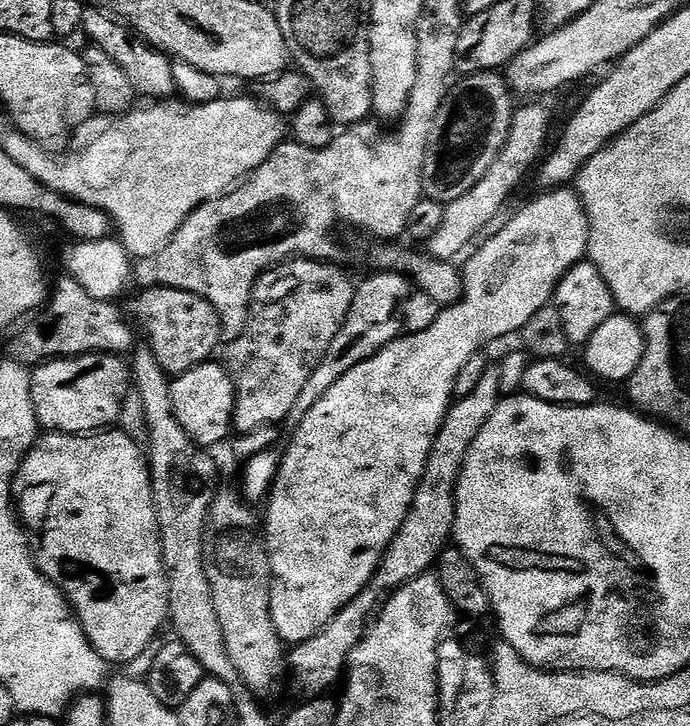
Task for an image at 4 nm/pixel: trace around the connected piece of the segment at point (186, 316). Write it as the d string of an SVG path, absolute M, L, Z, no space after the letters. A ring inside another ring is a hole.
M155 286L156 288L148 288L144 293L141 294L140 297L136 300L136 320L135 323L138 325L140 323L140 328L144 331L144 336L146 339L147 347L152 349L152 353L154 354L154 358L158 358L158 366L162 366L162 370L167 372L169 377L175 378L177 376L182 375L184 372L189 372L190 370L194 370L200 364L209 363L213 359L212 356L222 344L222 337L220 334L220 319L218 318L218 310L214 310L214 306L210 306L210 302L206 302L206 298L198 298L198 294L190 294L186 290L174 290L173 288L166 288L163 286Z

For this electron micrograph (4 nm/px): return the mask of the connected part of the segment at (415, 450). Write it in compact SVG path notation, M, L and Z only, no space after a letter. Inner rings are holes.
M568 186L548 190L540 195L544 196L530 201L521 212L514 213L505 222L504 228L497 227L495 229L497 232L493 231L487 237L489 240L484 245L481 243L475 249L477 252L465 264L462 264L464 274L464 298L462 300L459 300L454 306L443 309L434 322L434 326L430 326L430 330L401 335L399 338L391 340L381 352L376 353L366 362L354 366L354 370L350 370L342 378L338 378L338 382L334 382L334 386L330 386L330 390L326 390L326 394L322 394L318 406L314 406L314 410L310 410L310 414L306 414L306 418L300 424L295 425L293 432L296 433L293 434L288 449L283 449L280 473L276 475L276 482L266 500L268 521L265 519L262 524L264 543L268 545L268 565L272 567L272 617L280 639L284 641L285 645L295 646L317 636L332 621L334 614L338 614L338 610L346 607L364 589L366 582L370 582L370 578L376 572L376 567L380 564L380 559L390 546L390 542L398 534L398 530L414 502L416 487L420 485L420 479L426 470L426 462L434 438L438 434L449 408L454 403L452 391L454 390L454 382L458 378L458 370L462 370L462 366L466 366L466 362L470 362L470 358L481 355L487 344L492 344L495 340L502 339L503 336L515 337L519 334L526 326L526 322L530 322L530 318L534 318L534 314L538 314L538 310L549 307L553 303L552 295L555 292L554 306L562 318L562 326L566 329L568 343L572 346L587 344L589 338L594 334L594 330L598 330L598 326L602 326L602 322L606 322L606 318L610 318L617 311L614 298L610 294L610 286L606 286L606 278L602 278L600 271L591 262L576 264L580 259L583 261L588 255L588 215L584 212L580 197Z

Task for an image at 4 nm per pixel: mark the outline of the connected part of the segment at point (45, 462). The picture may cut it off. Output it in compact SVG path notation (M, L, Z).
M101 430L95 434L78 436L67 434L41 435L20 463L20 468L16 472L16 482L12 485L12 494L18 519L28 537L32 554L36 558L36 565L40 567L43 576L52 581L60 589L60 593L68 599L68 604L72 607L76 619L84 627L84 633L90 642L90 646L94 646L94 650L103 658L104 663L109 666L128 664L131 660L138 659L148 647L151 649L157 643L156 635L159 634L160 627L163 624L165 627L169 623L168 583L162 562L160 527L158 526L156 507L152 497L152 476L148 472L148 462L141 445L135 444L125 432L119 430Z

